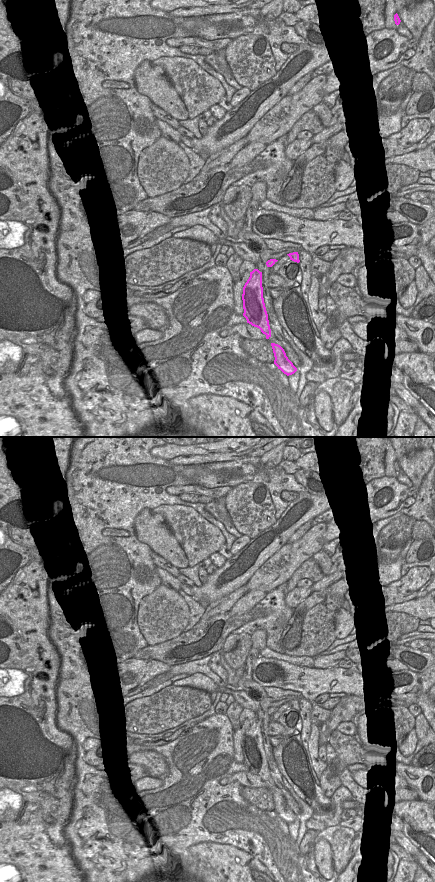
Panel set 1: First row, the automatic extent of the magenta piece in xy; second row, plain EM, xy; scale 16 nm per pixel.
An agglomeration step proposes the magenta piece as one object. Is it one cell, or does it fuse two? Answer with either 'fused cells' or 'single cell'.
single cell

